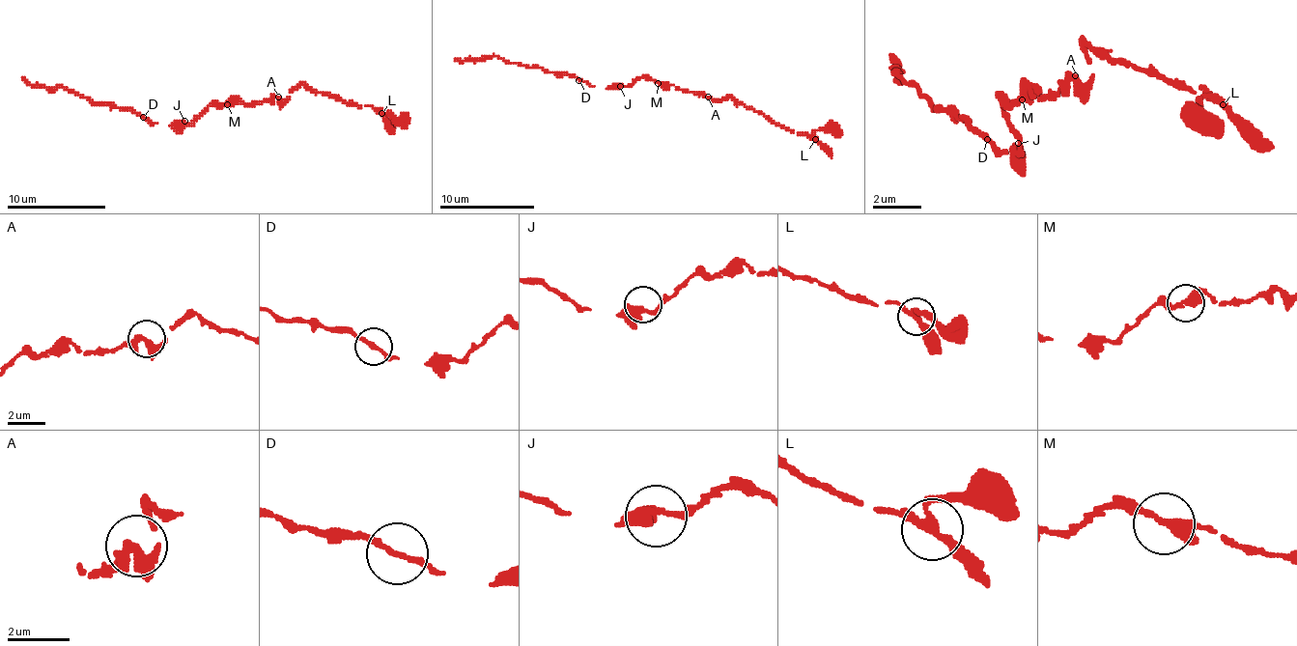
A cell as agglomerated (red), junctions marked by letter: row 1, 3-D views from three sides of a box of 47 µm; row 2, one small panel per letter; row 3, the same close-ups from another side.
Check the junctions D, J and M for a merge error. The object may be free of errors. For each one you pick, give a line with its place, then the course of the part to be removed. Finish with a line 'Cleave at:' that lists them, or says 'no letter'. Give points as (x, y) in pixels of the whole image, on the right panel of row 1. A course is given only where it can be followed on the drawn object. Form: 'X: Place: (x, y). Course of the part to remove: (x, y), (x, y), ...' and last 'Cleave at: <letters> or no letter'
Cleave at: no letter

